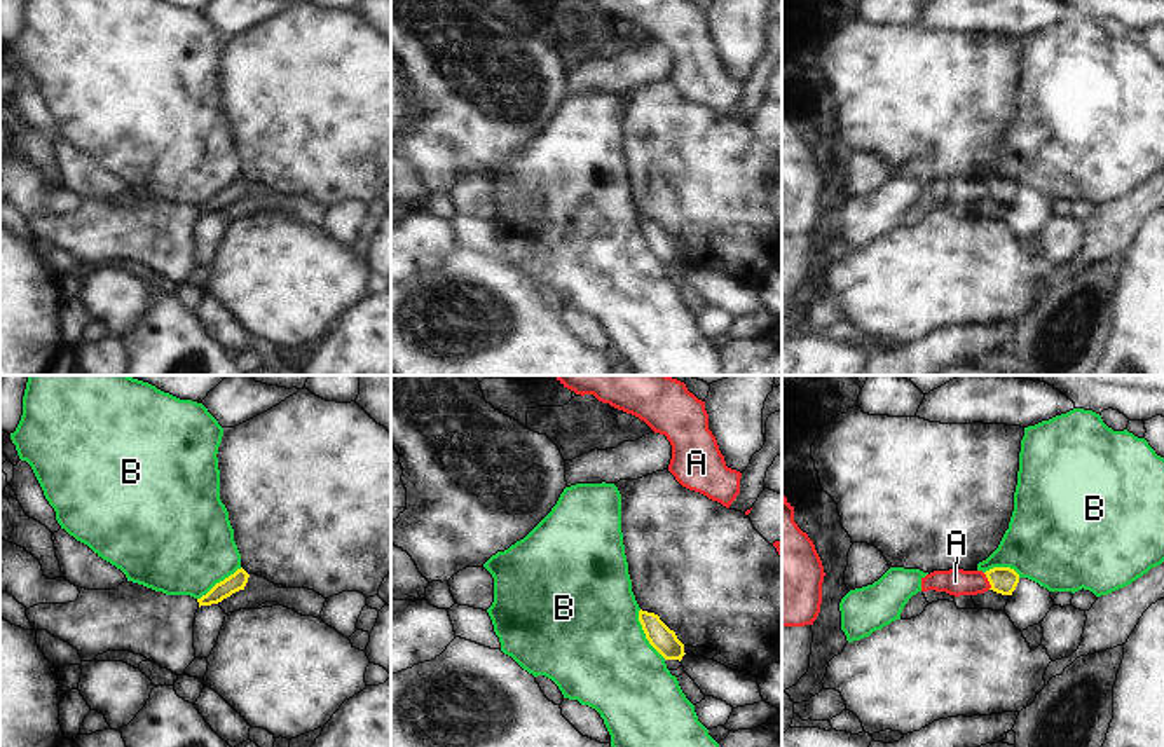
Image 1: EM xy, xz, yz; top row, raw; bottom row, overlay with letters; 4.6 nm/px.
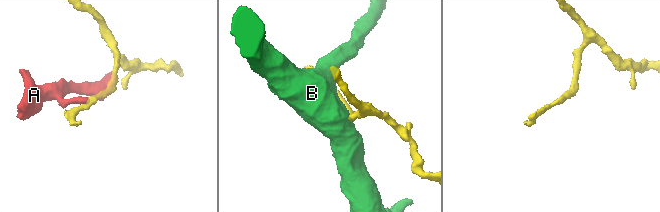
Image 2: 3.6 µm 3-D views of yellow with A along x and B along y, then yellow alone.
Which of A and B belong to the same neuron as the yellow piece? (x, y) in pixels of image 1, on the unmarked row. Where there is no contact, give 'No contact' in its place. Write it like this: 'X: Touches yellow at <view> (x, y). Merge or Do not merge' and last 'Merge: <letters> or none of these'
A: Touches yellow at yz (988, 189). Do not merge
B: Touches yellow at xz (644, 241). Do not merge
Merge: none of these.

